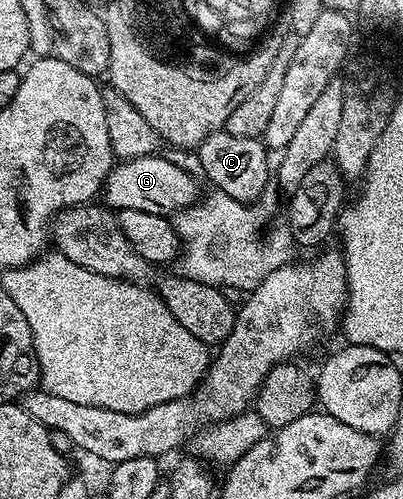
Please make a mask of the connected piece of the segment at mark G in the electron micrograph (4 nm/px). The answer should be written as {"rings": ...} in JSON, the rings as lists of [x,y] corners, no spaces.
{"rings":[[[165,155],[136,157],[130,161],[118,160],[105,180],[103,201],[113,211],[151,211],[151,215],[172,218],[198,200],[197,180],[194,174],[180,169]]]}

